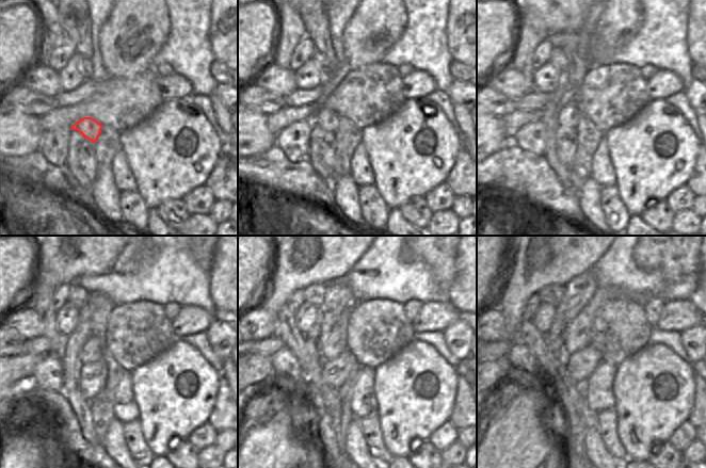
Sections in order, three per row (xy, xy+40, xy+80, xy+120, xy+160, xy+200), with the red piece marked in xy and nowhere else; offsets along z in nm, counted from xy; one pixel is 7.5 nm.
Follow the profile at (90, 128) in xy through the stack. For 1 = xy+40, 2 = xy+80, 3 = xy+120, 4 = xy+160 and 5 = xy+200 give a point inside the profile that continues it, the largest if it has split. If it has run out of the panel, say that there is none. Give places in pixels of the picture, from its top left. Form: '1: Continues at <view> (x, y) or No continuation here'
1: Continues at xy+40 (326, 119)
2: Continues at xy+80 (568, 115)
3: Continues at xy+120 (95, 347)
4: Continues at xy+160 (336, 342)
5: Continues at xy+200 (579, 336)

